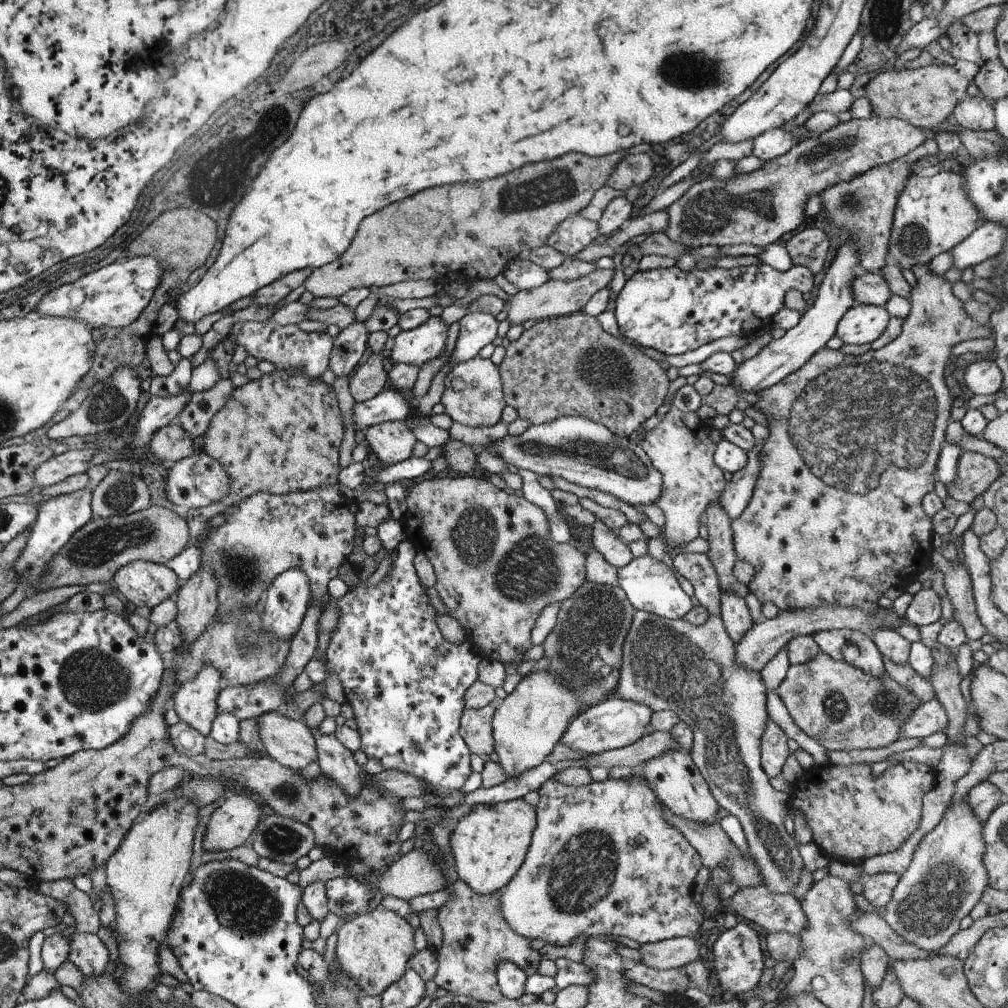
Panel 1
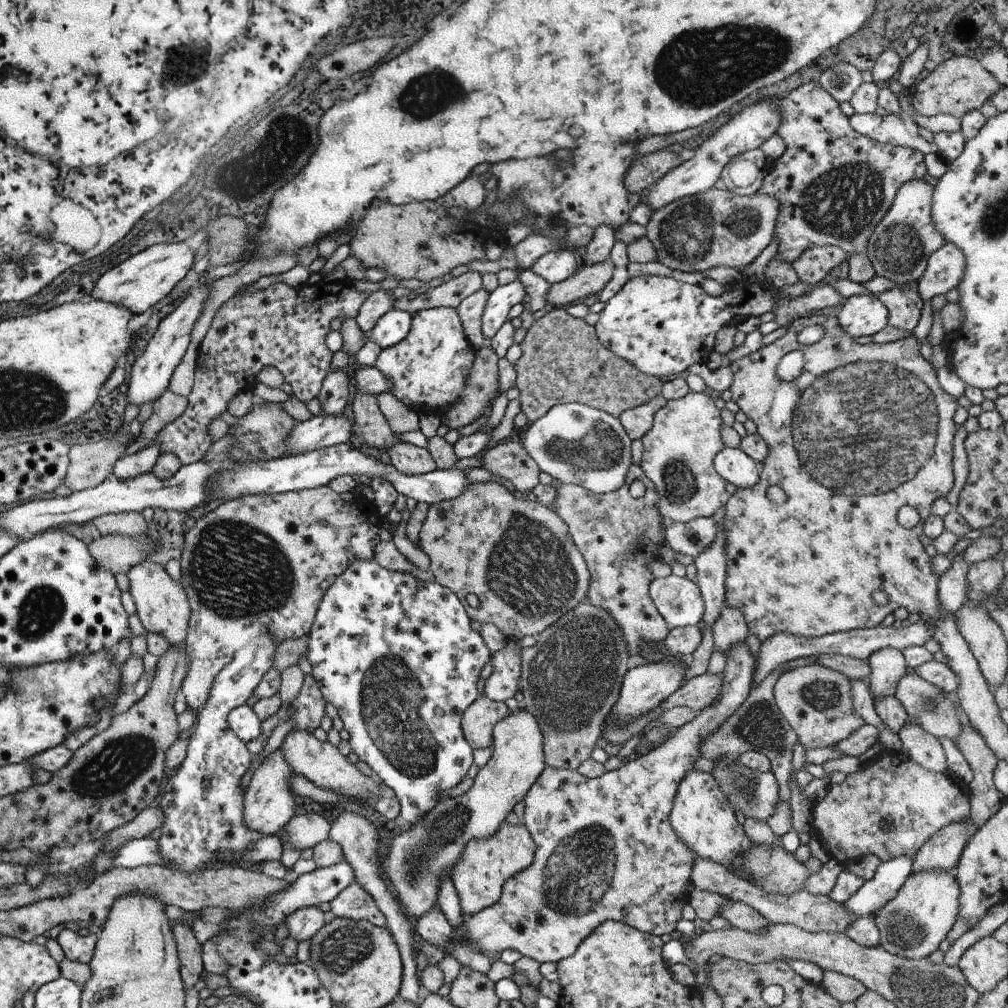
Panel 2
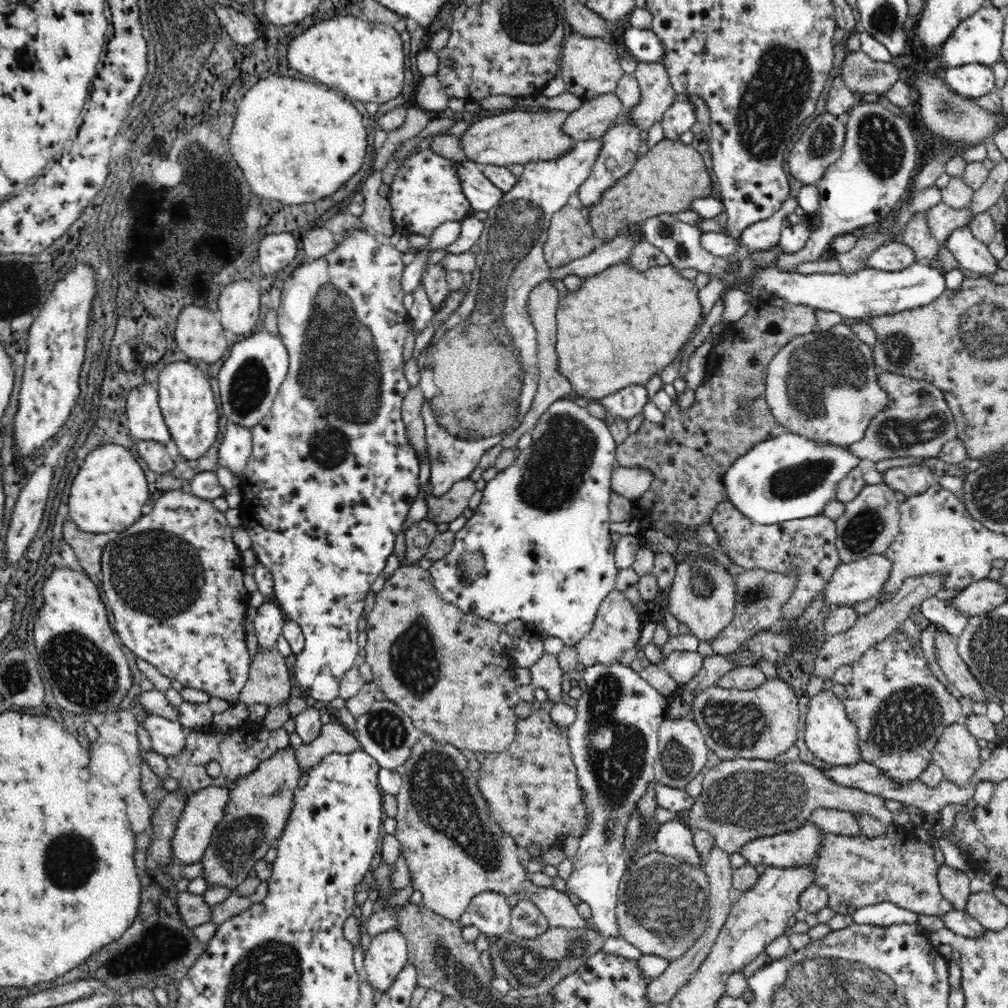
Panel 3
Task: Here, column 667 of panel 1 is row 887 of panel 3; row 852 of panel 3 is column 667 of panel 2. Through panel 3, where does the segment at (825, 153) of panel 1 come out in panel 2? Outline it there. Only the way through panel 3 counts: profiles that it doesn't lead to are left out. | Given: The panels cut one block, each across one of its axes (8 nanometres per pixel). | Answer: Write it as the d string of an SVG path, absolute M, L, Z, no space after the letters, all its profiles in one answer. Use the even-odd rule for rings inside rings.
M713 186L705 190L705 194L693 194L689 198L673 200L671 204L663 206L661 210L653 212L649 218L649 224L645 226L645 236L657 250L657 260L665 264L667 268L681 270L681 272L703 272L707 268L715 266L729 266L729 268L743 268L749 266L759 252L771 242L771 236L775 234L775 222L779 216L779 200L767 194L751 194L751 196L737 196L721 186Z

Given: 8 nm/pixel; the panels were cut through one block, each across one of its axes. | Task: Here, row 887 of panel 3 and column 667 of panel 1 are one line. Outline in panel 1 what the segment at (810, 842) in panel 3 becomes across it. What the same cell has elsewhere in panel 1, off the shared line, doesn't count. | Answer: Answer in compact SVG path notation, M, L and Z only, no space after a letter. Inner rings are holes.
M639 772L621 778L567 786L557 776L547 778L537 790L535 830L523 864L499 890L501 920L525 940L543 940L553 948L567 948L579 938L609 934L633 942L655 944L669 938L701 938L705 916L693 902L695 878L703 868L695 850L663 816L651 784Z

